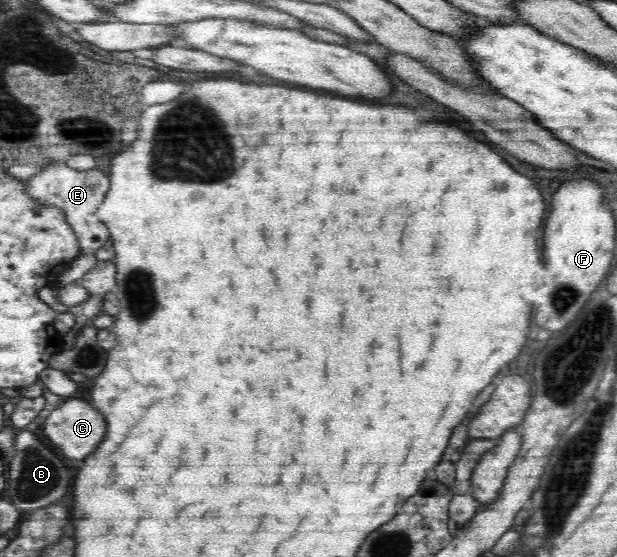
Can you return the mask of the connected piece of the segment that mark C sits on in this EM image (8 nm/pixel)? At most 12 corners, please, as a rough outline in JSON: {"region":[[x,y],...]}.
{"region":[[70,399],[43,424],[46,439],[86,459],[106,433],[104,415]]}

